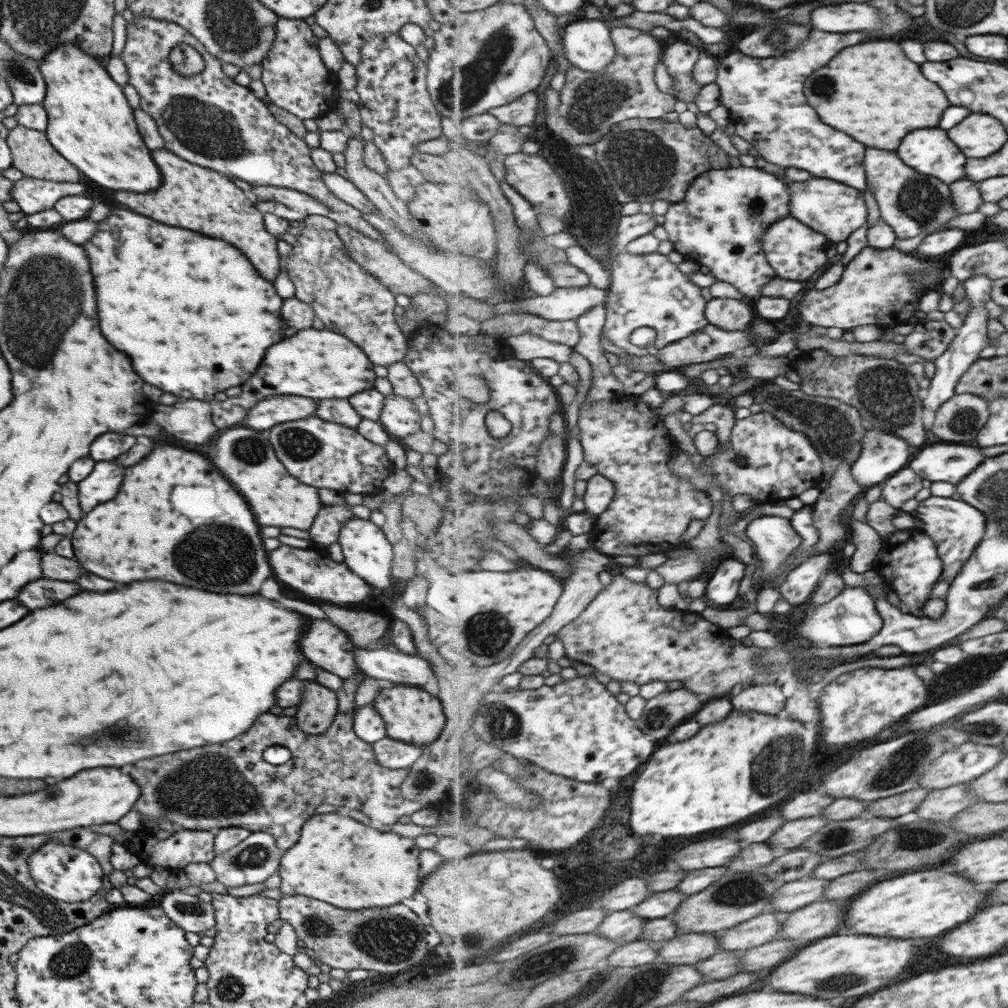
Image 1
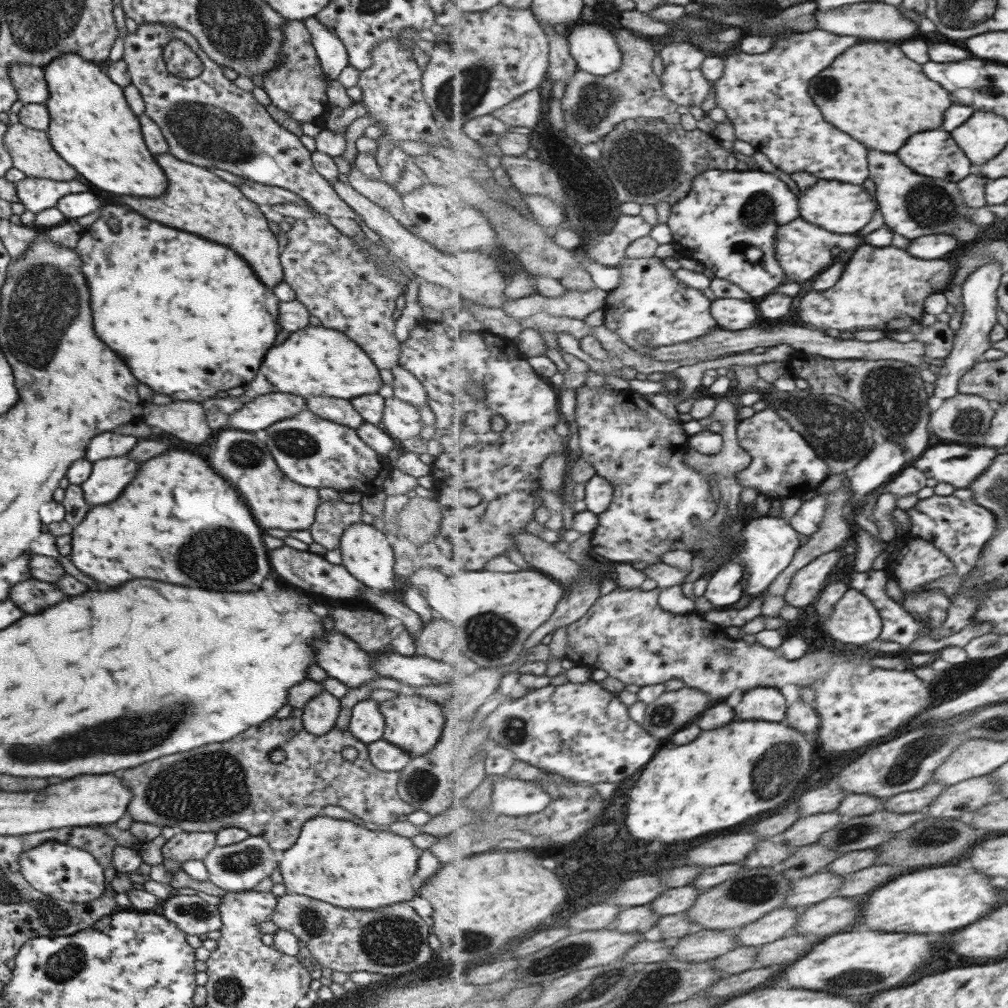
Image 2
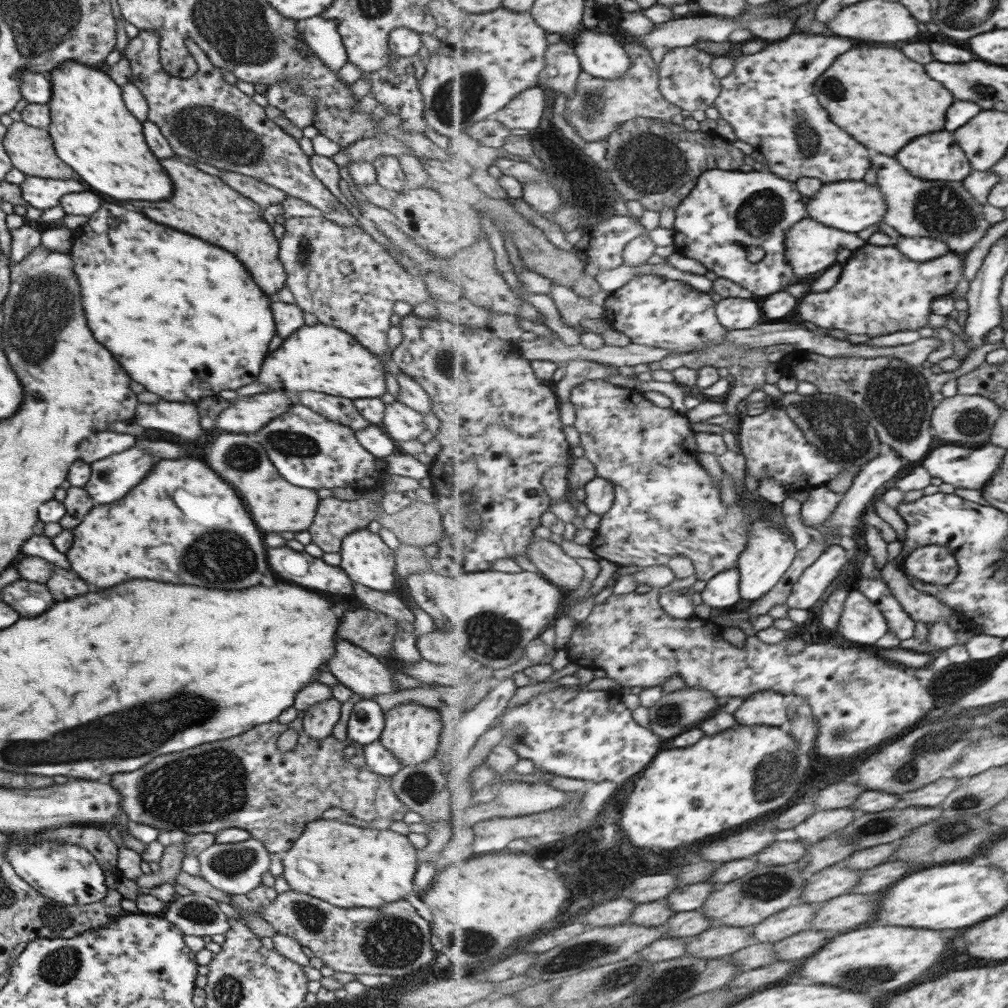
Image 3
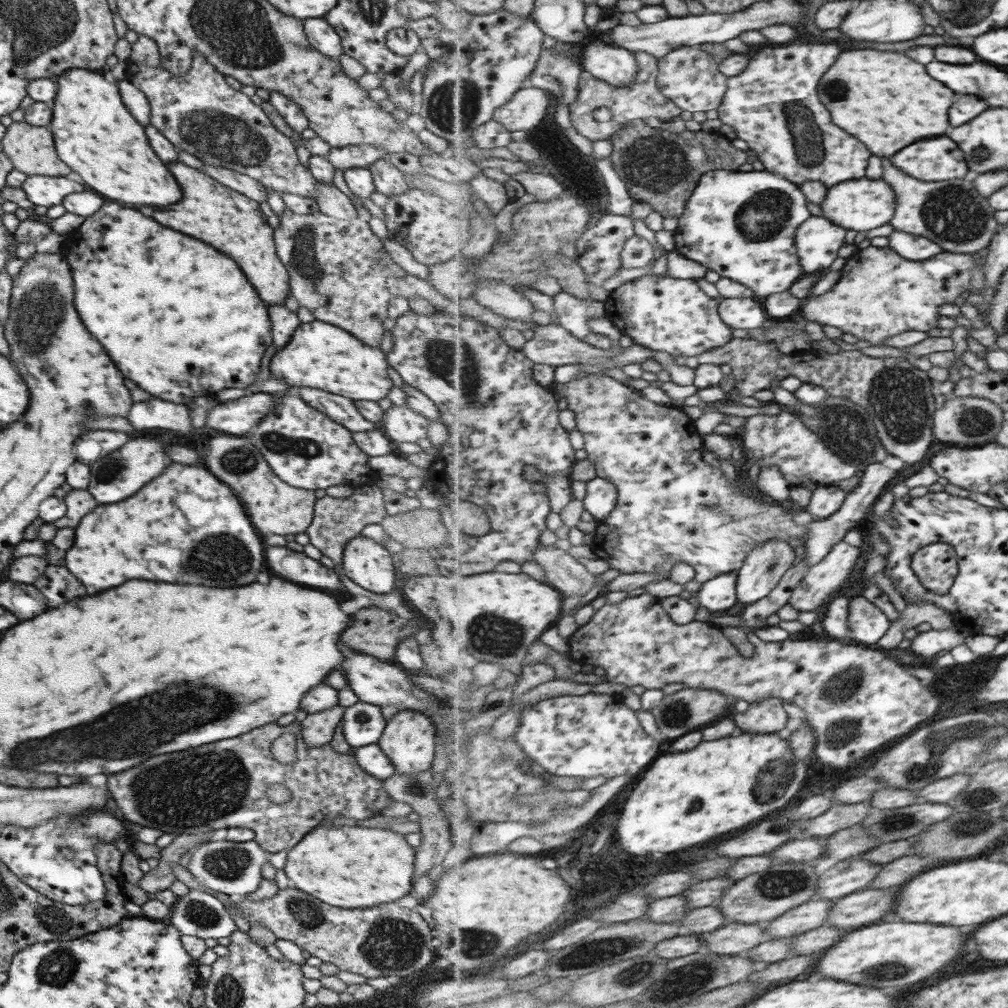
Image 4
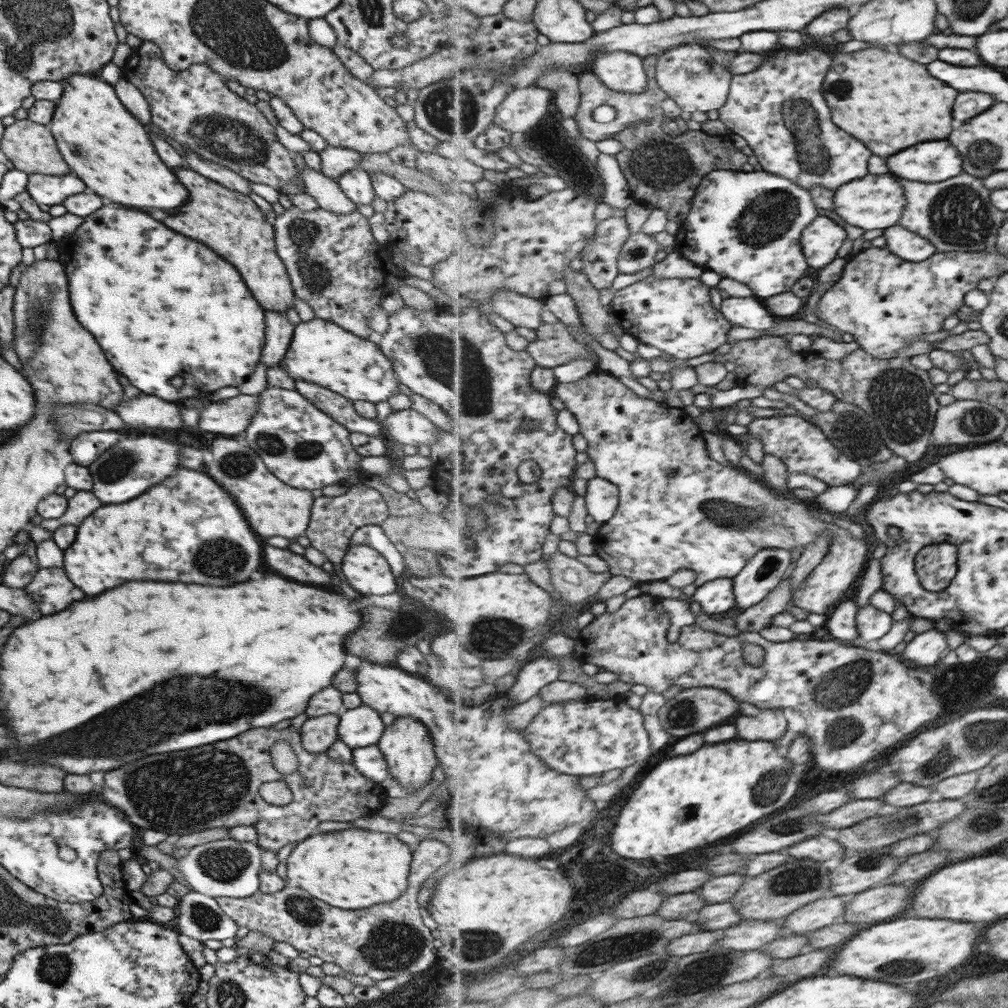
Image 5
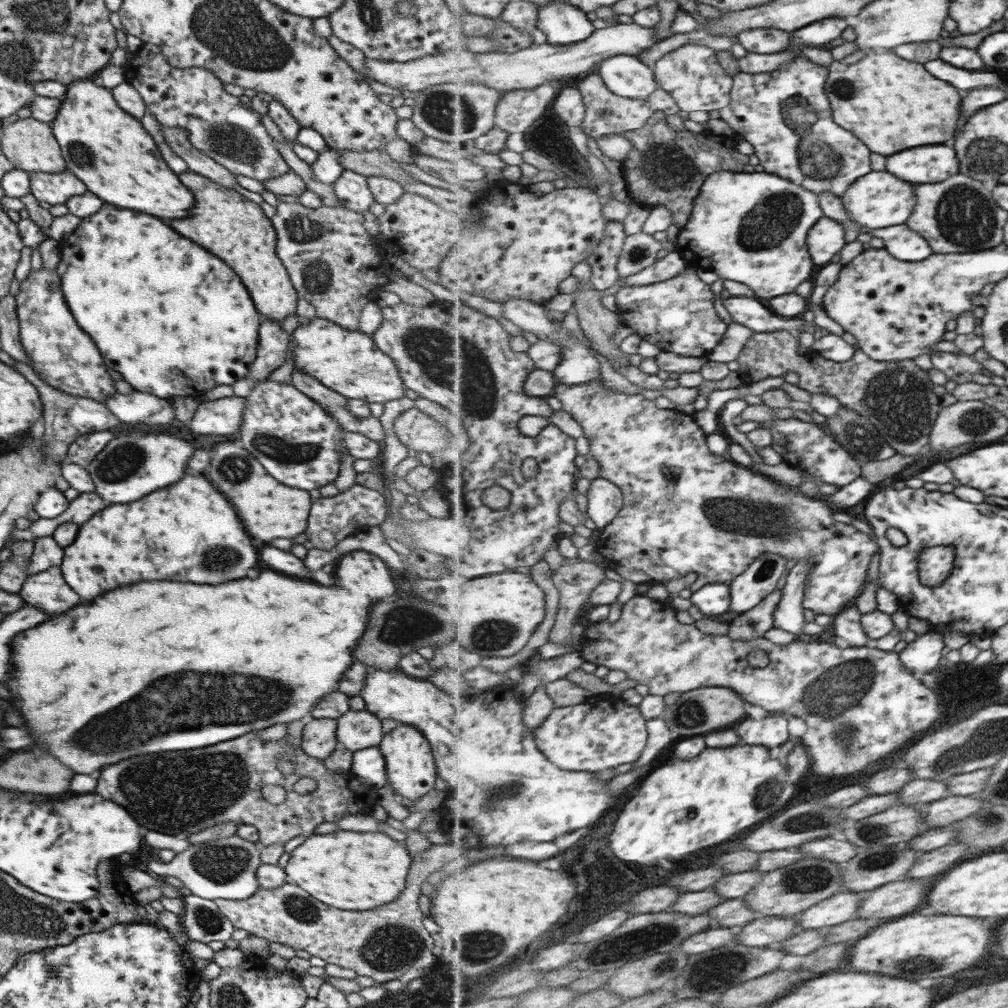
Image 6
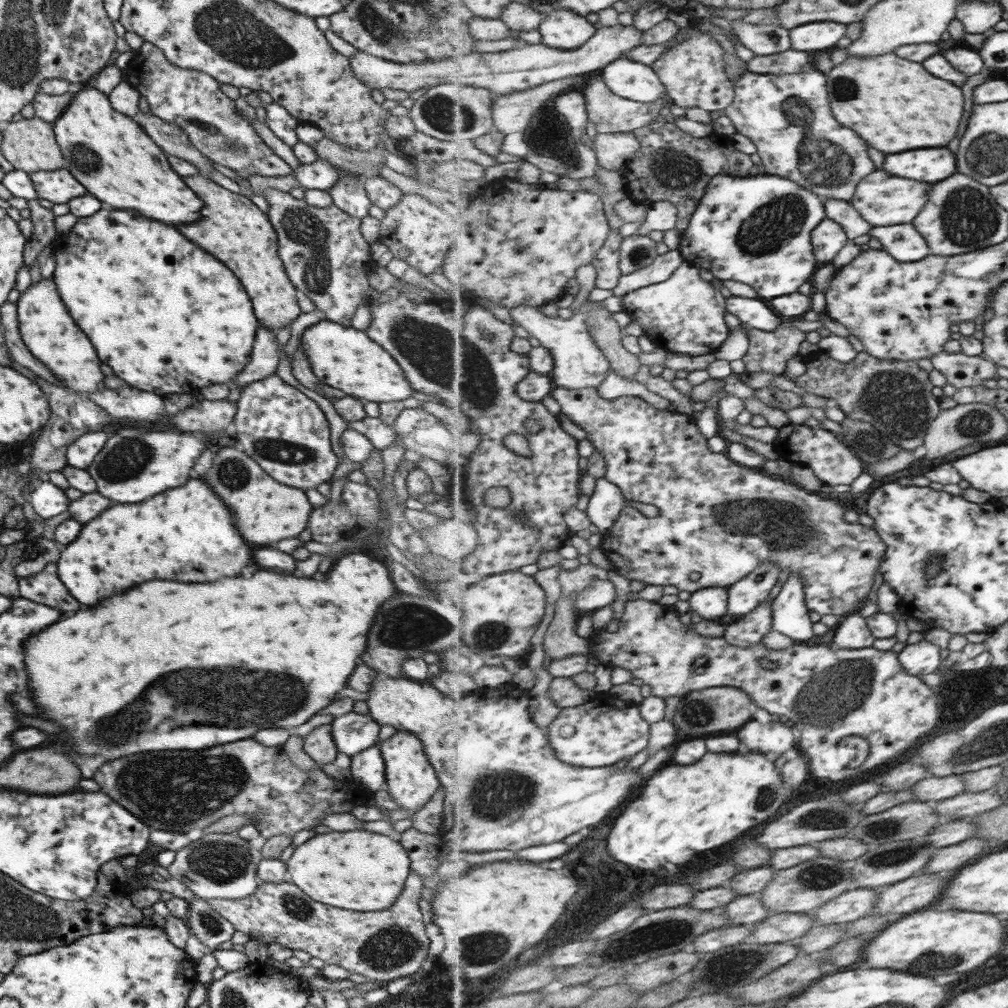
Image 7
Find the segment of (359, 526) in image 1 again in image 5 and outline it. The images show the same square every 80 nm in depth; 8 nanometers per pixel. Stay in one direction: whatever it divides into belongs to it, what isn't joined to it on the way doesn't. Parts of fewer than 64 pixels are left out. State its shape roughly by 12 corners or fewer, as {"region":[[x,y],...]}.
{"region":[[348,545],[340,570],[361,596],[397,588],[385,558]]}

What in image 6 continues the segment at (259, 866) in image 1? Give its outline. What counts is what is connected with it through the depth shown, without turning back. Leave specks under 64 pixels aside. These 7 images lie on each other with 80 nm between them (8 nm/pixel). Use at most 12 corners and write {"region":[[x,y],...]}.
{"region":[[231,837],[189,845],[148,870],[189,894],[245,900],[259,851]]}

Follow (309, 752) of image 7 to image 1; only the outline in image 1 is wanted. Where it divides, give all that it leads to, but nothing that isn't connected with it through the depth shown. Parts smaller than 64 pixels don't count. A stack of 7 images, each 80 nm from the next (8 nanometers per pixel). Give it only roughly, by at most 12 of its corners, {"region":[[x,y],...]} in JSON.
{"region":[[304,680],[294,719],[307,736],[325,732],[336,694]]}

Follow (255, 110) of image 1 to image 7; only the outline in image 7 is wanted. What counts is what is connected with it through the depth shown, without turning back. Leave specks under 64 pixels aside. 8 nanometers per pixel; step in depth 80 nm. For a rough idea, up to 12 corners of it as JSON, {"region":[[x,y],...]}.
{"region":[[143,41],[123,69],[150,113],[241,175],[292,168],[201,71]]}

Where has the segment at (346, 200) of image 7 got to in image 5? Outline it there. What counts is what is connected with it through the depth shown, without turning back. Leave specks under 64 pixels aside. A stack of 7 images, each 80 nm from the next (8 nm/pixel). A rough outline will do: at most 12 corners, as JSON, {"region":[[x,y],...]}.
{"region":[[364,170],[345,171],[339,190],[357,206],[371,204],[374,190]]}

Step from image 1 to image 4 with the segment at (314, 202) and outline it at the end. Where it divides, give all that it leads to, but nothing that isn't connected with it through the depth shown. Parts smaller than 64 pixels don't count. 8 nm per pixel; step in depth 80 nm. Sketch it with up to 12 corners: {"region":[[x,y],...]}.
{"region":[[204,163],[201,172],[254,200],[267,200],[268,189],[250,176]]}

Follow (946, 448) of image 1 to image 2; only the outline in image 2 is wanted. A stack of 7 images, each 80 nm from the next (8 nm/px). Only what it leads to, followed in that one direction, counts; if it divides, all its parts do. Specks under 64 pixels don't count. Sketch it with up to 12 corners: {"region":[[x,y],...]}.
{"region":[[941,444],[915,466],[929,478],[957,489],[971,484],[999,454]]}

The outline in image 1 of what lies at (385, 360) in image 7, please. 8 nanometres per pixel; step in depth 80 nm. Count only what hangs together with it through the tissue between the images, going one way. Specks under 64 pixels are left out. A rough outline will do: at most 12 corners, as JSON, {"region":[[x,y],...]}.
{"region":[[299,330],[273,344],[241,394],[209,402],[238,426],[265,396],[349,398],[372,362],[341,333]]}

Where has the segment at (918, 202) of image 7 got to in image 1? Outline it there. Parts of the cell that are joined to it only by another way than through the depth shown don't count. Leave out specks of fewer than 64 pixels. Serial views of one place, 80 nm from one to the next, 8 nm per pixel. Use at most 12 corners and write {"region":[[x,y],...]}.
{"region":[[819,177],[792,182],[793,217],[833,246],[867,224],[860,190]]}

